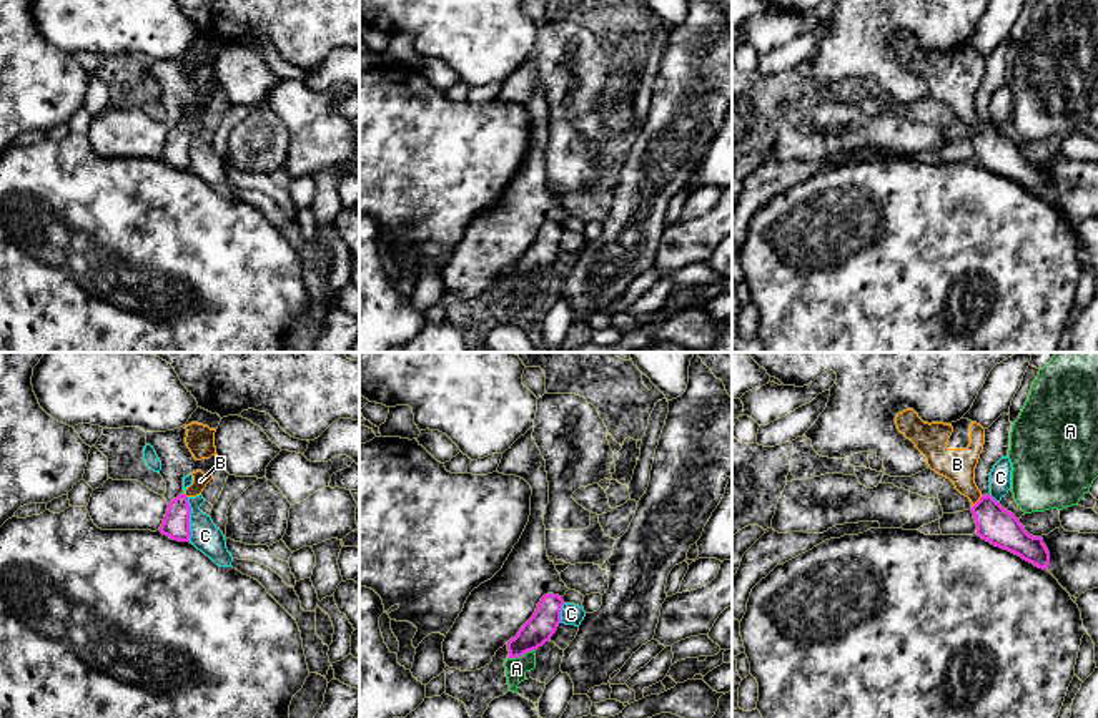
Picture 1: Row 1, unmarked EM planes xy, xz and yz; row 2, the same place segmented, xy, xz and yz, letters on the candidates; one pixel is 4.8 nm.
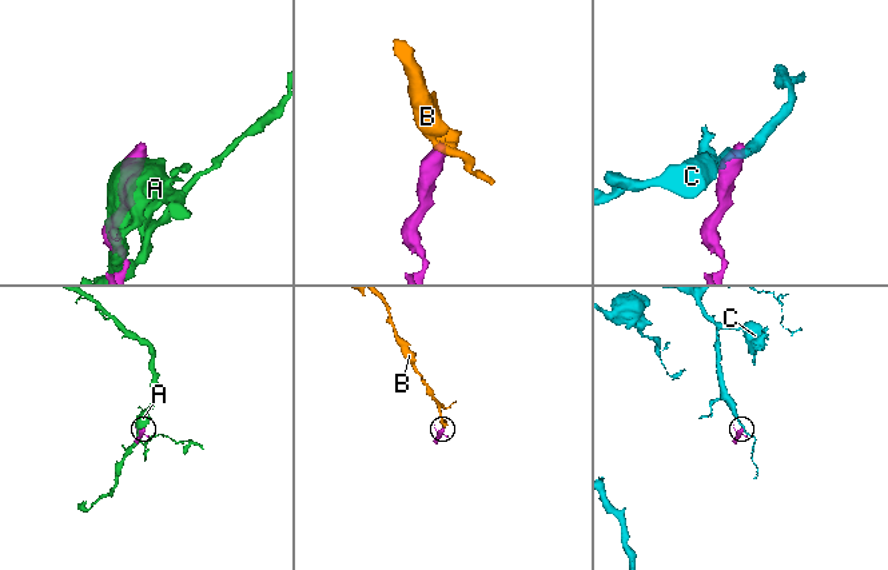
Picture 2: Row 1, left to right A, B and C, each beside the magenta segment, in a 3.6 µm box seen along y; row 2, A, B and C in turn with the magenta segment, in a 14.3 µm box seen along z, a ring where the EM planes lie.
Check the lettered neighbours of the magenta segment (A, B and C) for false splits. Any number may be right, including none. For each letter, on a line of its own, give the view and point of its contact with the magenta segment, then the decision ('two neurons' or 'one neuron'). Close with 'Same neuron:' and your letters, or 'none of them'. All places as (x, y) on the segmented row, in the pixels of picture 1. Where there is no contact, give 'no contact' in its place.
A: contact xz (521, 655); two neurons
B: contact yz (977, 502); one neuron
C: contact xy (188, 519); two neurons
Same neuron: B

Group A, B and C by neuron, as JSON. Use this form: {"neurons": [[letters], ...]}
{"neurons": [["A"], ["B"], ["C"]]}

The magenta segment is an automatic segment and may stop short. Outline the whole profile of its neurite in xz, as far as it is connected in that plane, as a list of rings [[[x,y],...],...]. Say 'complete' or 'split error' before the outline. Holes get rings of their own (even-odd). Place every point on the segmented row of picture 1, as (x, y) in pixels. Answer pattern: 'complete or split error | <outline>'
complete | [[[554,593],[544,595],[534,615],[522,625],[517,635],[507,642],[507,658],[522,657],[549,642],[561,623],[562,605],[562,597]]]

